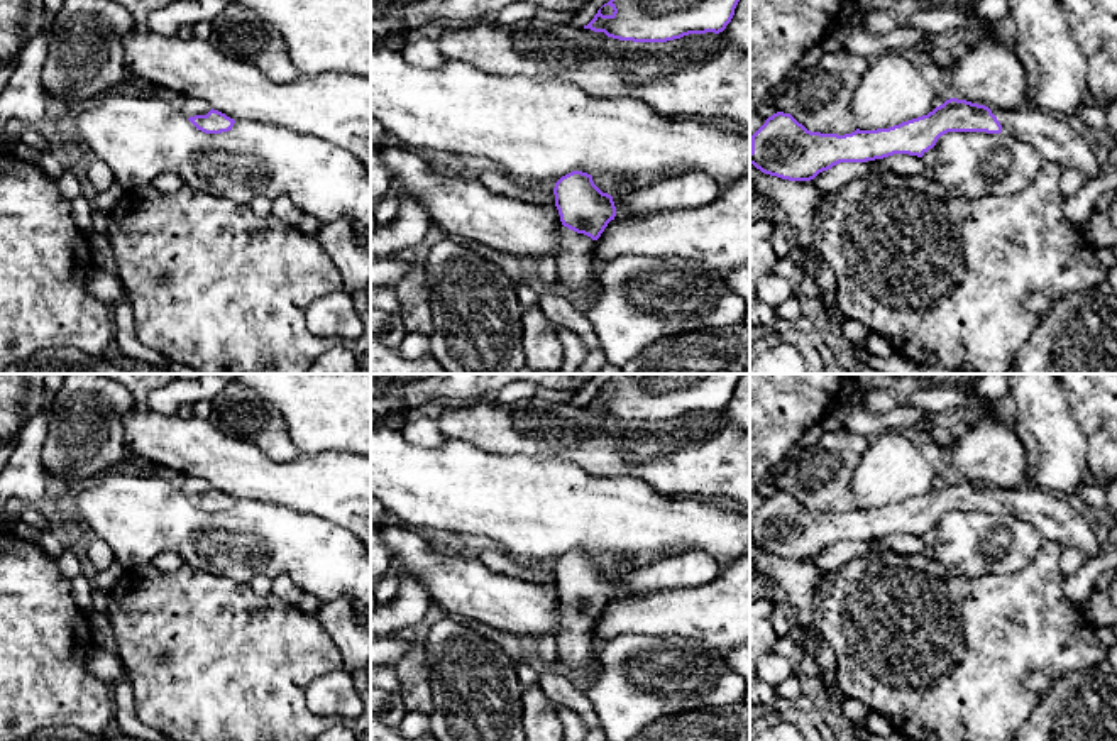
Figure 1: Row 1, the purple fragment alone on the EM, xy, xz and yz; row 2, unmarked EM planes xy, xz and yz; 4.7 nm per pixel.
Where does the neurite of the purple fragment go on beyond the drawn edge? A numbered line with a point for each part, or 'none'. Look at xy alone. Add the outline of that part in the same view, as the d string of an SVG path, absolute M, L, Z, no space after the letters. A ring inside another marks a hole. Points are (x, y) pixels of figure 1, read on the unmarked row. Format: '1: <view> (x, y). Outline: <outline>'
1: xy (190, 486). Outline: M183 477L179 480L179 486L183 489L183 492L186 494L186 497L195 496L195 494L206 494L212 486L198 477Z

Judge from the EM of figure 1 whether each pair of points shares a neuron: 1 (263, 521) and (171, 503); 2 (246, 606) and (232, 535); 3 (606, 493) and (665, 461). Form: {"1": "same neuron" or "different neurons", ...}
{"1": "same neuron", "2": "different neurons", "3": "different neurons"}

